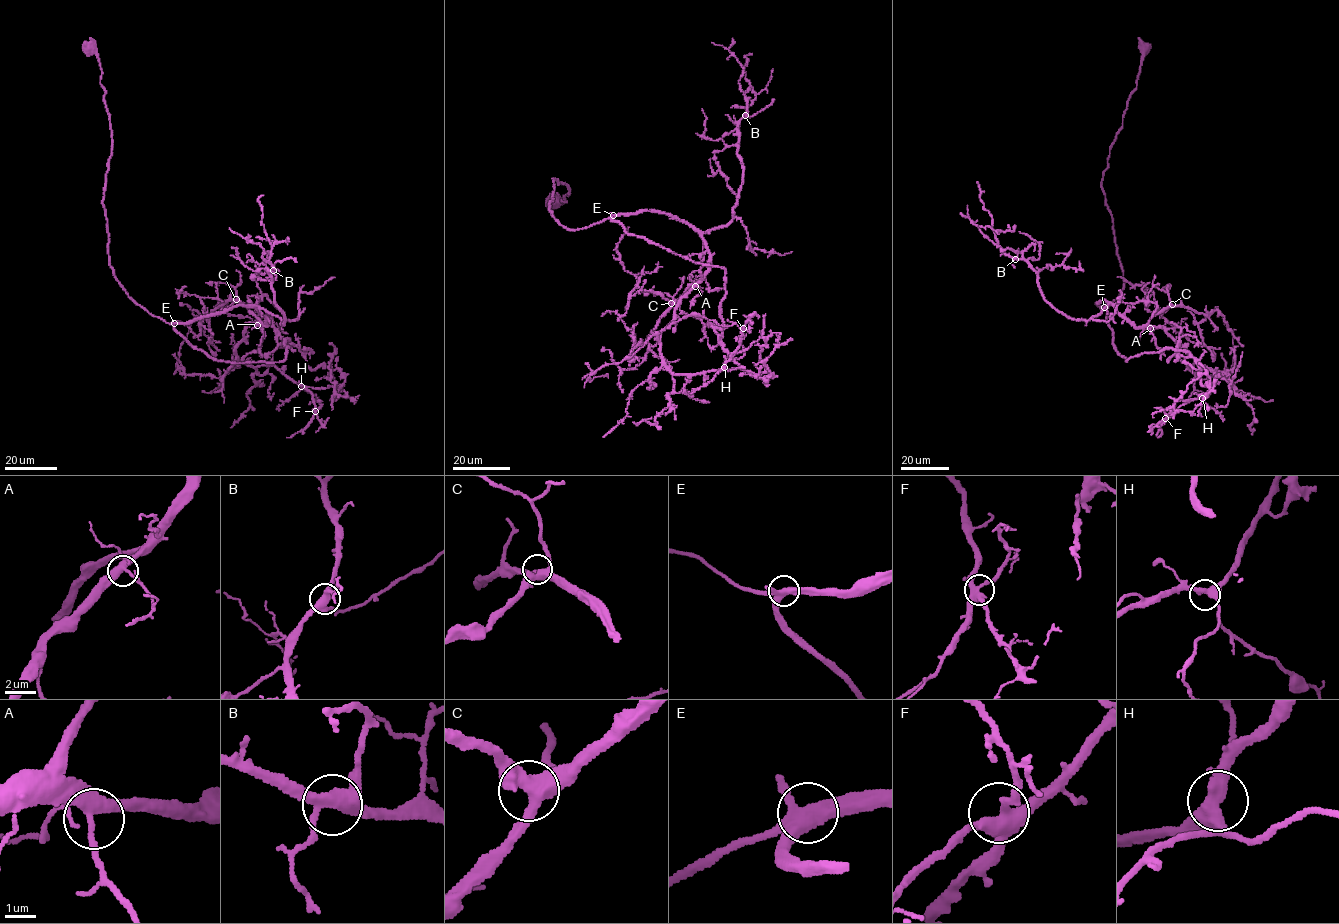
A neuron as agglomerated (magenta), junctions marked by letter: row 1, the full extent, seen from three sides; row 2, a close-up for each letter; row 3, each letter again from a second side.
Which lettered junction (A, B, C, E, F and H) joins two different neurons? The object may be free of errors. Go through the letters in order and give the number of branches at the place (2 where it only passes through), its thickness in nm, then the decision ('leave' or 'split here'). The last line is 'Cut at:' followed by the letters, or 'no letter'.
A: 4 branches meet; 320 nm thick; leave
B: 4 branches meet; 440 nm thick; leave
C: 4 branches meet; 440 nm thick; leave
E: 4 branches meet; 400 nm thick; leave
F: 4 branches meet; 420 nm thick; leave
H: 3 branches meet; 420 nm thick; leave
Cut at: no letter

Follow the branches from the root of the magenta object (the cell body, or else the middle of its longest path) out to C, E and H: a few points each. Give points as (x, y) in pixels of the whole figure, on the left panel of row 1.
C: (89, 47), (111, 125), (103, 204), (114, 275), (129, 297), (168, 323), (248, 305), (267, 325), (236, 299)
E: (89, 47), (94, 46), (101, 68), (111, 125), (103, 202), (109, 263), (129, 297), (174, 323)
H: (89, 47), (118, 282), (168, 323), (252, 305), (267, 325), (246, 324), (236, 355), (301, 386)

